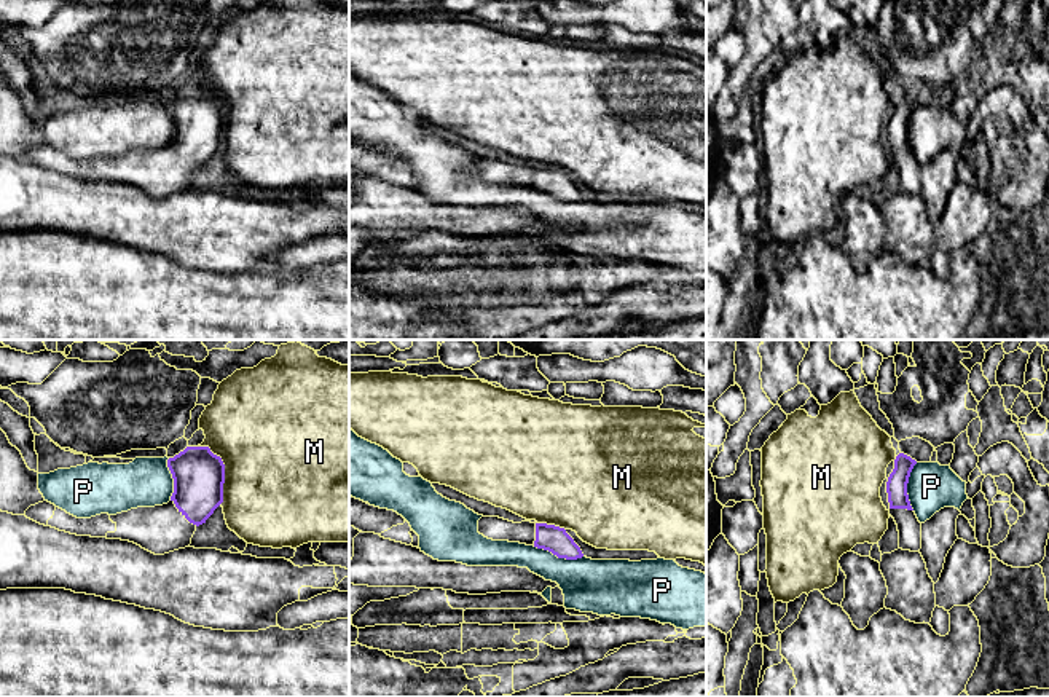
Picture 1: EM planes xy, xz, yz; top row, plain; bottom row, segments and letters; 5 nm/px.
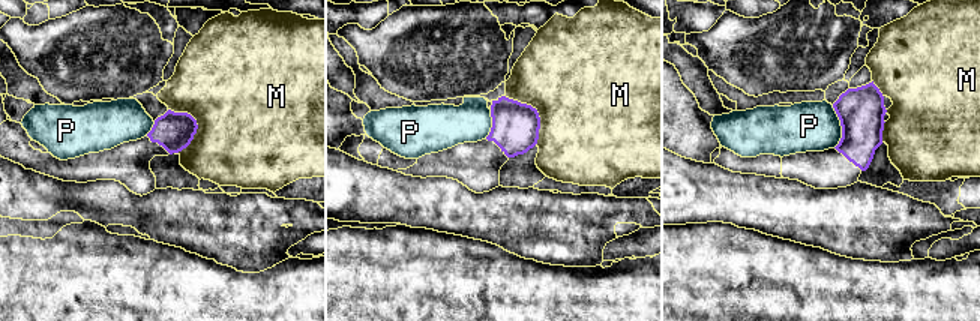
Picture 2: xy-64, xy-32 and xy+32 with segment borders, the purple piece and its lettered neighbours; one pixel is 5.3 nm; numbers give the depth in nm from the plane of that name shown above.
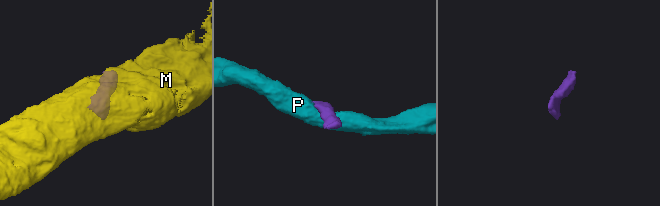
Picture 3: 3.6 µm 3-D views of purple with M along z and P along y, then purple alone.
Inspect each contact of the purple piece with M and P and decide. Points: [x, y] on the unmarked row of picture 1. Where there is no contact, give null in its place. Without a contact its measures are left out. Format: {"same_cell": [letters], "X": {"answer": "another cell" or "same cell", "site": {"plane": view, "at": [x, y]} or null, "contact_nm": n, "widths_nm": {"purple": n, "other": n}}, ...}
{"same_cell": [], "M": {"answer": "another cell", "site": {"plane": "xy", "at": [223, 112]}, "contact_nm": 320, "widths_nm": {"purple": 260, "other": 500}}, "P": {"answer": "another cell", "site": {"plane": "xz", "at": [558, 200]}, "contact_nm": 260, "widths_nm": {"purple": 140, "other": 280}}}

